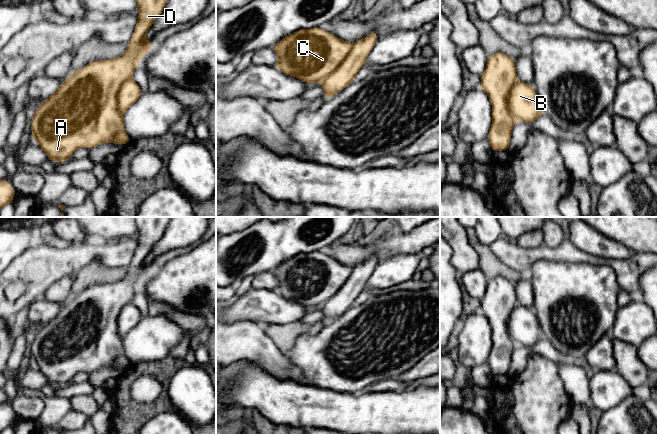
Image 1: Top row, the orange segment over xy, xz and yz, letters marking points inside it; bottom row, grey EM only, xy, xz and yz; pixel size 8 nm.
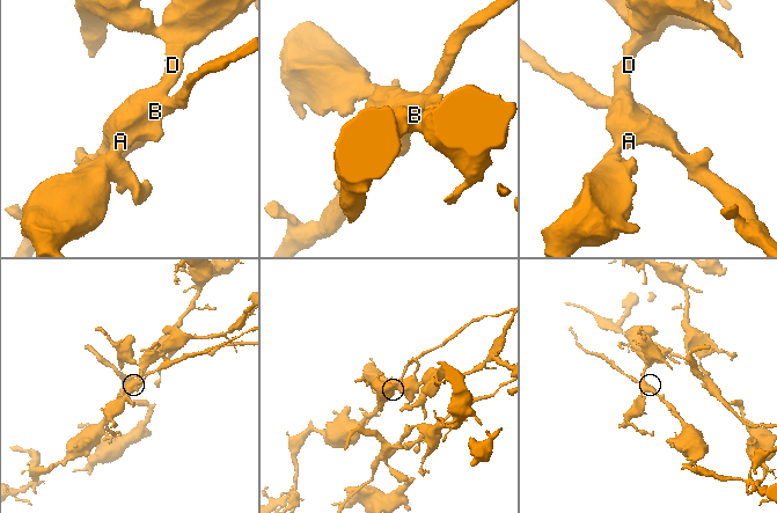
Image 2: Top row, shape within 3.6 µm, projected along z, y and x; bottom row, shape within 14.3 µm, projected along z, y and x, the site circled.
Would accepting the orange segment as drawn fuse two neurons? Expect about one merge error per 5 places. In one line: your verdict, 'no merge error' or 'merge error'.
no merge error

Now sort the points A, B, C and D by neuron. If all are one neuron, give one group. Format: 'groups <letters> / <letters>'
groups A B C D

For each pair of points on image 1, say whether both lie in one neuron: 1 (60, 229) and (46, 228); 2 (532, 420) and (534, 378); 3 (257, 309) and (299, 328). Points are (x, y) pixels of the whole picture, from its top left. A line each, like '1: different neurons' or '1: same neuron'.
1: different neurons
2: same neuron
3: different neurons

